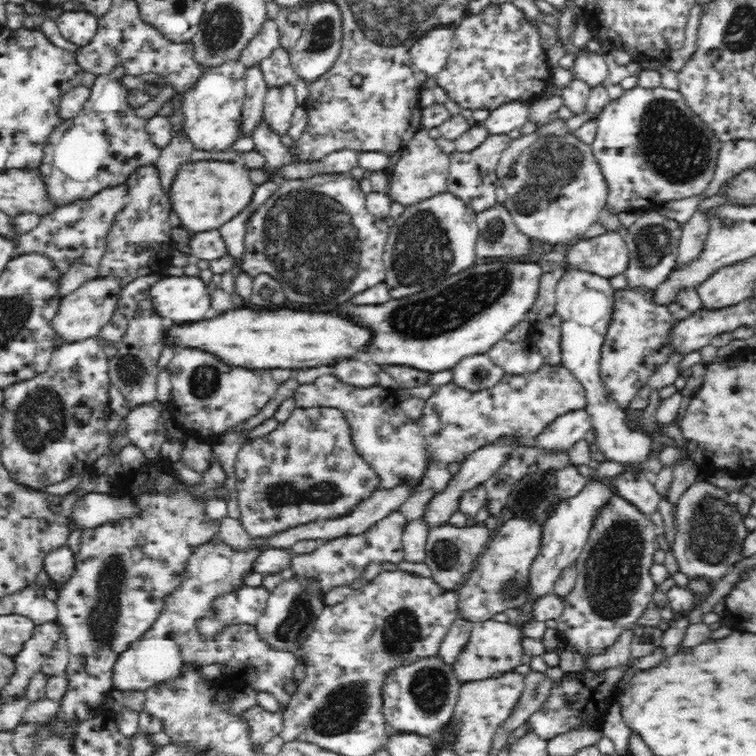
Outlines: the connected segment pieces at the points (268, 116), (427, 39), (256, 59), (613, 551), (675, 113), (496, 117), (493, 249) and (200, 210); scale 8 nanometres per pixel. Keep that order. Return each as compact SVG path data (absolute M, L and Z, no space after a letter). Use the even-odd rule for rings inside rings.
M294 87L269 88L265 94L263 104L263 122L268 129L279 136L288 135L294 110L299 106Z
M452 26L438 27L430 30L412 46L413 69L423 72L429 79L435 79L448 64L448 57L454 46Z
M268 19L264 22L264 28L256 38L254 38L246 49L242 51L239 62L248 70L259 66L262 60L271 56L274 50L281 48L280 25L277 21Z
M614 496L610 504L604 506L592 530L585 548L579 558L572 564L576 570L576 584L578 588L565 596L564 610L556 620L559 638L562 644L580 656L592 656L602 654L606 648L612 646L624 630L635 629L637 621L644 615L644 611L653 602L656 584L650 577L650 567L653 564L654 552L659 548L657 543L658 528L651 522L649 516L640 513L624 498Z
M635 87L620 98L610 100L595 117L597 122L591 143L594 161L606 181L607 205L616 212L652 211L669 200L701 194L710 184L722 141L715 130L686 104L679 90Z
M506 100L492 108L488 118L482 123L492 134L512 132L515 128L521 128L529 120L531 113L531 100Z
M497 203L488 210L477 212L479 237L475 248L477 260L488 257L522 257L528 251L528 236L516 223L509 209Z
M196 160L182 164L170 183L168 200L172 212L180 218L180 226L190 233L217 229L249 204L253 182L245 165L222 160Z

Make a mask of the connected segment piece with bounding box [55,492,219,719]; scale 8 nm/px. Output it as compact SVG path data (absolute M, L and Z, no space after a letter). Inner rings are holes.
M165 492L142 494L136 502L144 509L140 518L124 518L83 531L80 552L75 558L75 570L58 592L55 601L57 619L64 626L63 634L69 649L69 663L65 670L69 687L61 698L59 718L90 718L98 713L105 693L112 689L110 668L116 656L126 650L130 642L142 638L144 633L154 628L168 598L189 577L189 562L196 550L217 539L219 524L209 522L202 502L195 502L179 492L174 492L172 496L167 496Z

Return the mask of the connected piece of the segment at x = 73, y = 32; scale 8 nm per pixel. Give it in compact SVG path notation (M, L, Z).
M73 10L62 12L55 22L64 39L83 47L97 34L99 17L86 10Z

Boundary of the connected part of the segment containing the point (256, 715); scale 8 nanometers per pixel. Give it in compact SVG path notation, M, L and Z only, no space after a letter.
M258 703L243 712L251 724L251 737L256 744L264 744L281 734L284 724L283 708L266 710Z

